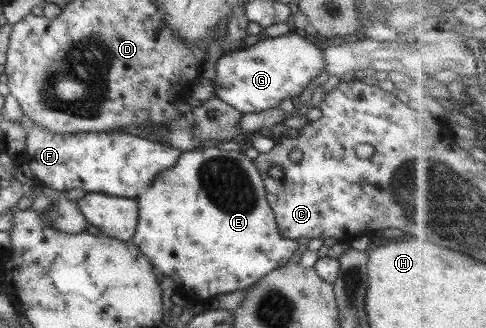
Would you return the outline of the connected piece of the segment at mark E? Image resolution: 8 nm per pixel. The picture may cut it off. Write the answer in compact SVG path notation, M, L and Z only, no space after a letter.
M205 147L180 152L175 165L159 171L144 191L135 197L137 225L130 240L151 266L161 271L167 283L198 307L223 293L246 289L261 276L284 267L297 249L297 240L279 235L273 212L265 199L261 176L252 159L242 151Z

